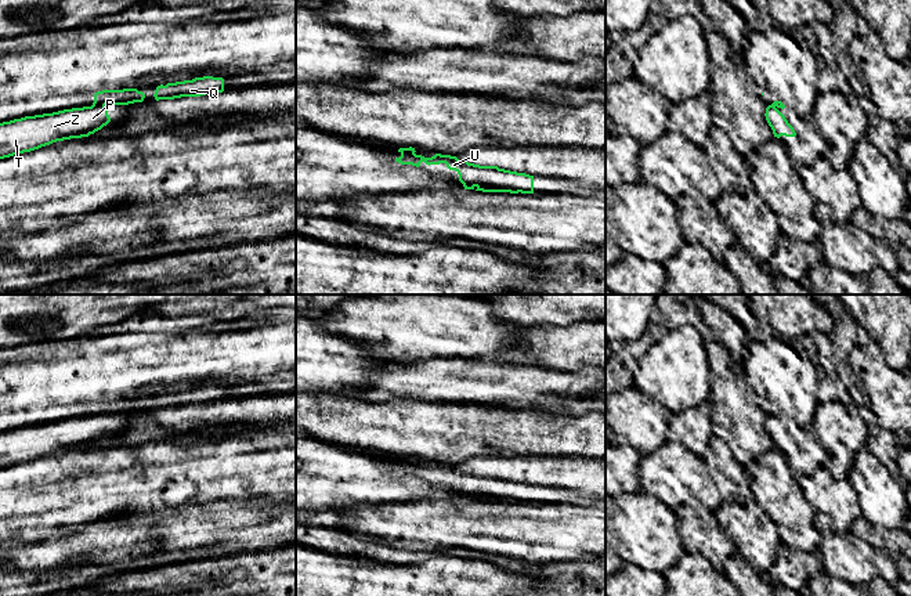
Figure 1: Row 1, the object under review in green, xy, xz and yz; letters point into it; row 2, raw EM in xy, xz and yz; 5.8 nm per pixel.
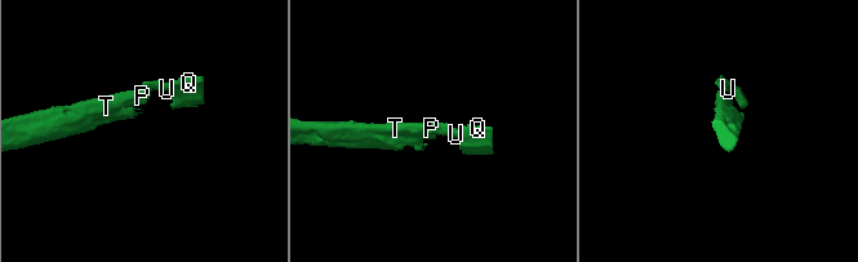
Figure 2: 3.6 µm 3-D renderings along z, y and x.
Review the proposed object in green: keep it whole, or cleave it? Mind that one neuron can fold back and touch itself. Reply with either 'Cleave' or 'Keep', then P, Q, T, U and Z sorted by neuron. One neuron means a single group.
Keep. Groups: P Q T U Z

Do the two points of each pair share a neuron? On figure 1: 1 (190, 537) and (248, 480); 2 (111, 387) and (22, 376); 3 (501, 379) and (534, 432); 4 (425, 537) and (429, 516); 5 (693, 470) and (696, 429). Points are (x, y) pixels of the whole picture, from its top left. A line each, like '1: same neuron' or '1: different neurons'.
1: different neurons
2: different neurons
3: different neurons
4: same neuron
5: different neurons

